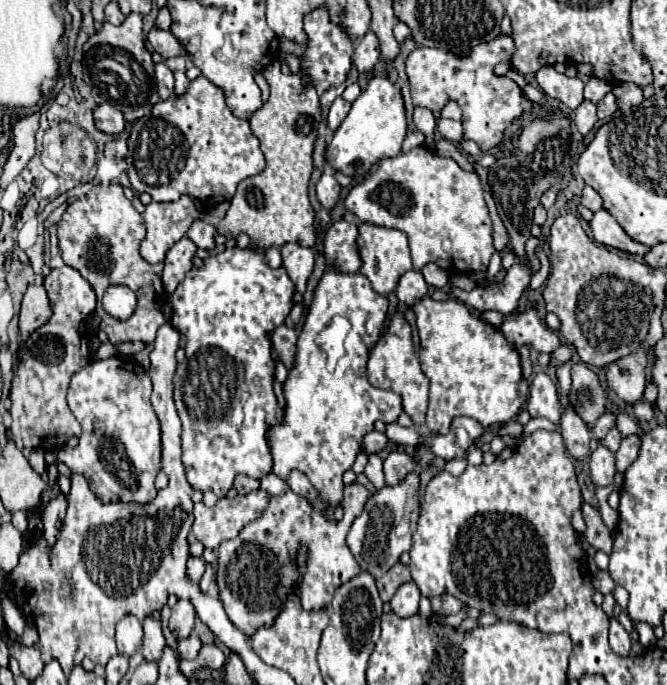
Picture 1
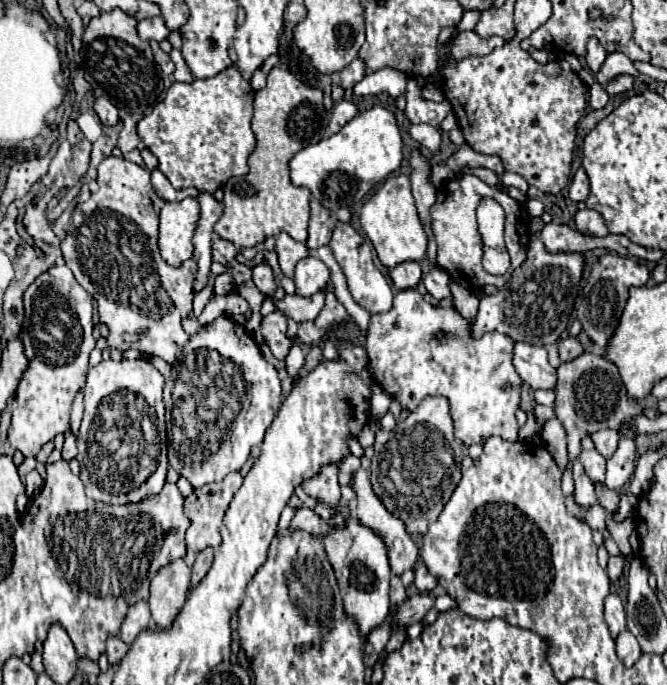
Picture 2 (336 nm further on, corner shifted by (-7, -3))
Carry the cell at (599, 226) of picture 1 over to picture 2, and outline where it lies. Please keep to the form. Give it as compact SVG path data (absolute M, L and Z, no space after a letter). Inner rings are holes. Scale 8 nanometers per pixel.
M592 209L578 211L574 221L576 221L578 231L584 235L592 235L592 237L606 237L608 235L606 223L602 221L602 215L598 211L592 211Z

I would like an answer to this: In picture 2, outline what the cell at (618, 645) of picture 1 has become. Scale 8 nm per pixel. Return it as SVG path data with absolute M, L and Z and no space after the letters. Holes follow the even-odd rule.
M628 629L622 631L622 633L616 637L616 653L618 653L618 659L620 659L626 667L634 665L634 663L640 659L642 651L638 649L636 637L634 637Z

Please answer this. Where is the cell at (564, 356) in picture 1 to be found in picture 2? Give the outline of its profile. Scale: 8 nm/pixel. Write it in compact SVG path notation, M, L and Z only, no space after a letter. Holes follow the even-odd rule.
M566 337L566 339L560 339L558 341L558 349L560 349L560 359L566 363L566 361L574 361L578 355L584 353L580 341L576 337Z

